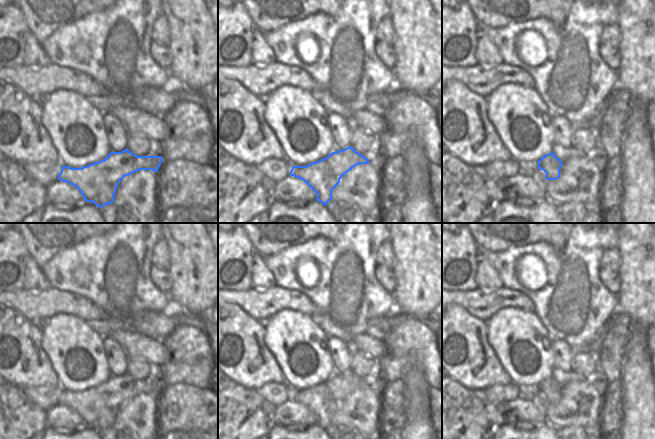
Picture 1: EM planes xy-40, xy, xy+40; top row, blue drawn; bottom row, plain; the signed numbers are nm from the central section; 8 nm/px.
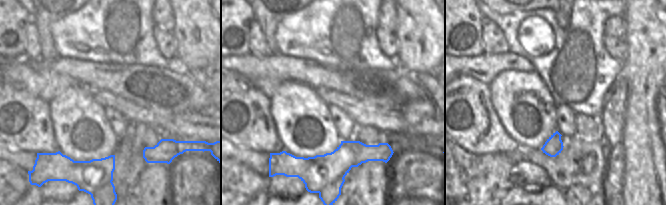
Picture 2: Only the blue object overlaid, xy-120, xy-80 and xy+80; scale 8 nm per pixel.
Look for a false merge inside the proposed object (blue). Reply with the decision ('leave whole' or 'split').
split

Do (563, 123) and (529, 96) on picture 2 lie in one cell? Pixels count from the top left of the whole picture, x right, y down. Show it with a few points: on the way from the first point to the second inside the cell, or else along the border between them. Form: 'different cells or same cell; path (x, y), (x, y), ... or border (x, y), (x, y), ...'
different cells; border (557, 105), (555, 110), (556, 130)

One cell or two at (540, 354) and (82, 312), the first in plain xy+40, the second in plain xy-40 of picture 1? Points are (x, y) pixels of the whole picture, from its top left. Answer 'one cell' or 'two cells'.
two cells

